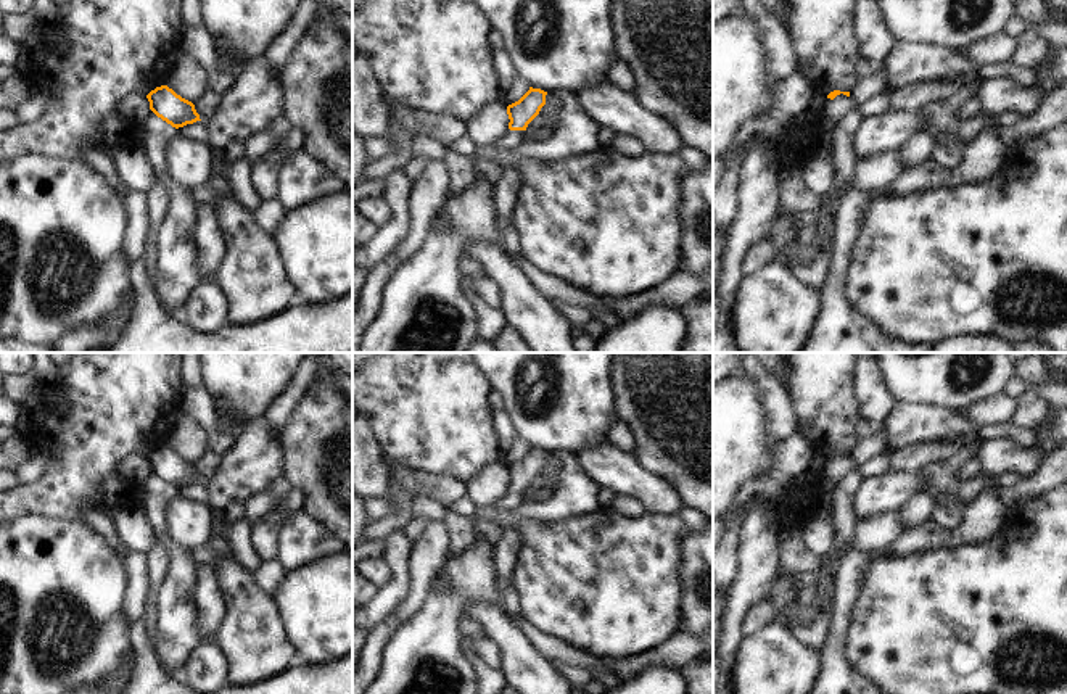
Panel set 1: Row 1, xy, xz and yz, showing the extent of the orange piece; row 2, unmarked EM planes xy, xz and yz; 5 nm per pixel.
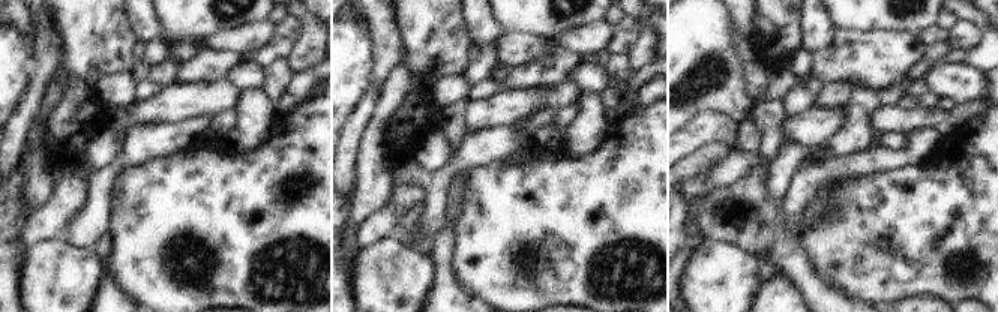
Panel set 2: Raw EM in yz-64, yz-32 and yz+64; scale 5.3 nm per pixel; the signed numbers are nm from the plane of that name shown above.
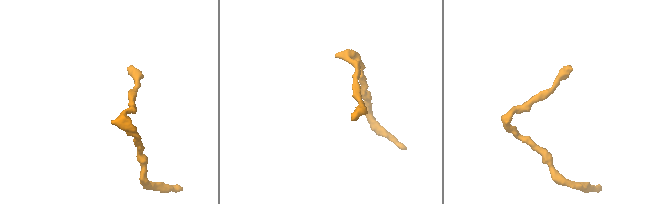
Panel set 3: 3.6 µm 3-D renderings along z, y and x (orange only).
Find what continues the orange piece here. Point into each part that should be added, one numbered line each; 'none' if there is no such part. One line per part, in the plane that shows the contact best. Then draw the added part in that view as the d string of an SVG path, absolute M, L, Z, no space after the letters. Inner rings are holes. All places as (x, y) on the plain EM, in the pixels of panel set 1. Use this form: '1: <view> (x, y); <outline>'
1: xz (510, 499); M507 490L491 507L499 512L510 512L523 502L523 493Z

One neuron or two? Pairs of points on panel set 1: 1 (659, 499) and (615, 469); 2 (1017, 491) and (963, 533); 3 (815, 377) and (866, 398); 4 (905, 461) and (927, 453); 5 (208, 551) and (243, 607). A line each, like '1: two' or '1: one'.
1: one
2: two
3: two
4: one
5: two

